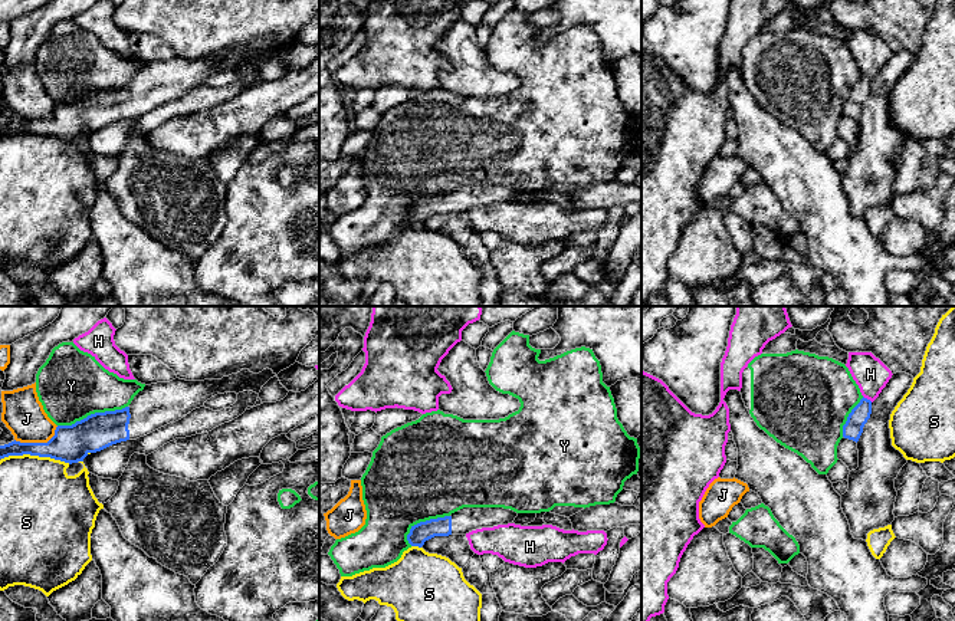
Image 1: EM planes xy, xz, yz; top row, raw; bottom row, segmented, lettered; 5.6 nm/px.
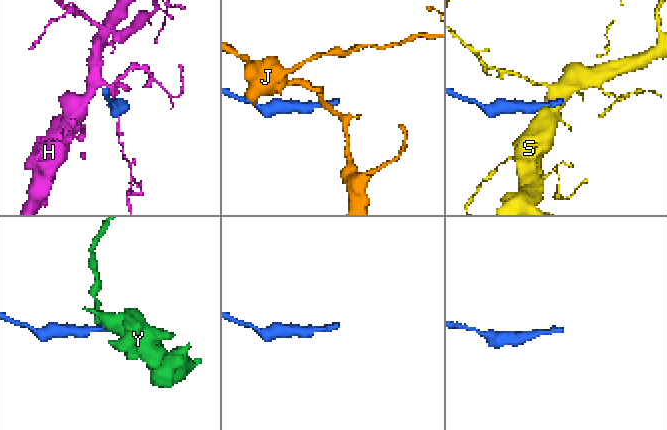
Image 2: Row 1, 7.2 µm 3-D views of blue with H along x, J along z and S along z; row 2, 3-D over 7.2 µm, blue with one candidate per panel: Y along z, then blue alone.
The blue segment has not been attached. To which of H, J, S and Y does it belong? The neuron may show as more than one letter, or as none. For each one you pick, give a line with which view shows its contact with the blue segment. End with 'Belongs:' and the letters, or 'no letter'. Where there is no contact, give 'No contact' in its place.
Belongs: no letter

